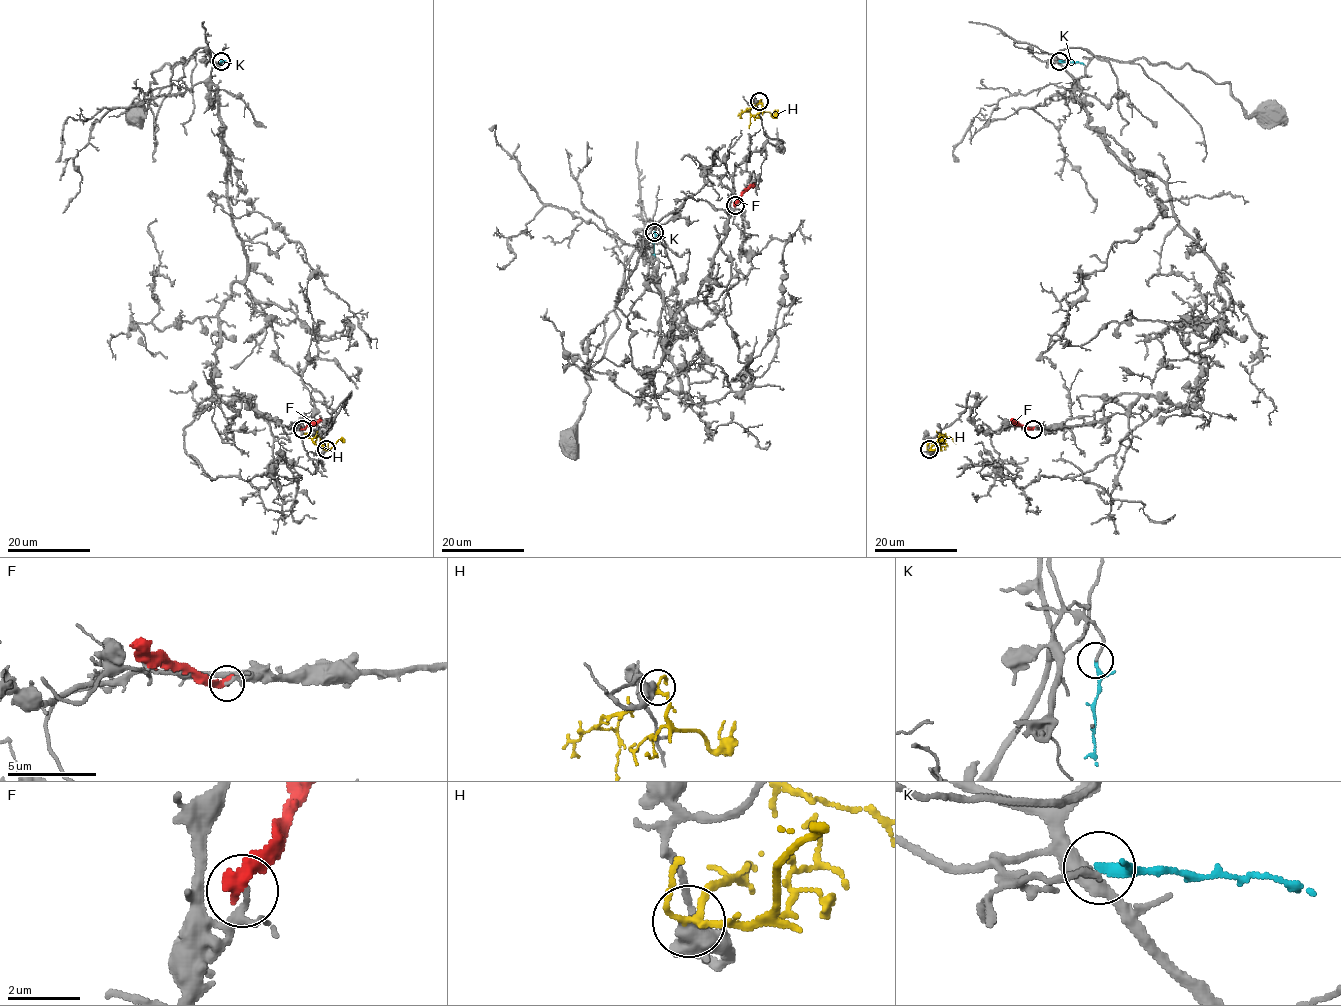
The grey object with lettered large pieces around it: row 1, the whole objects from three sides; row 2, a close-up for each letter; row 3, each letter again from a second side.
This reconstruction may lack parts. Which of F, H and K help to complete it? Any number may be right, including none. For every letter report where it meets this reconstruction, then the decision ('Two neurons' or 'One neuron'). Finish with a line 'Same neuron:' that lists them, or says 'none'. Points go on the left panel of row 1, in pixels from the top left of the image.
F: Touches grey at (302, 429). Two neurons
H: Touches grey at (326, 449). Two neurons
K: Touches grey at (221, 61). Two neurons
Same neuron: none

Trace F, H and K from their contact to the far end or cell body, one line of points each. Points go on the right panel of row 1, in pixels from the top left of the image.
F: (1033, 429), (1010, 420)
H: (929, 449), (940, 435), (949, 437), (955, 443)
K: (1060, 61), (1084, 65)

